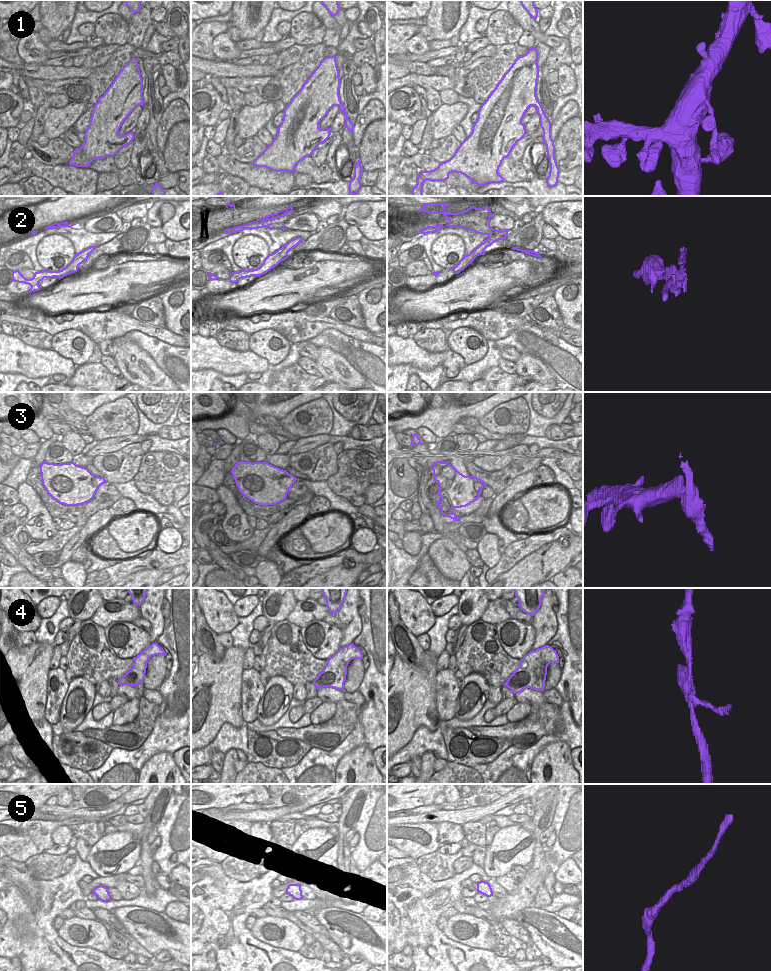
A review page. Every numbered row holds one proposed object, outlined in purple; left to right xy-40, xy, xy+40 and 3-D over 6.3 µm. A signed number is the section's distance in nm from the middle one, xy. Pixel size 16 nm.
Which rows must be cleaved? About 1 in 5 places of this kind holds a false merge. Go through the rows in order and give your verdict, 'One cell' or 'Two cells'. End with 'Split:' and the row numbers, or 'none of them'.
1: One cell
2: One cell
3: Two cells
4: Two cells
5: One cell
Split: 3, 4.

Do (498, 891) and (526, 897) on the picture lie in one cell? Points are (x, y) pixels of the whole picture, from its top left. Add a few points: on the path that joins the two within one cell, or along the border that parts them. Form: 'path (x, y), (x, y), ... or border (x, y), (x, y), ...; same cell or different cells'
border (508, 893), (497, 898); different cells

